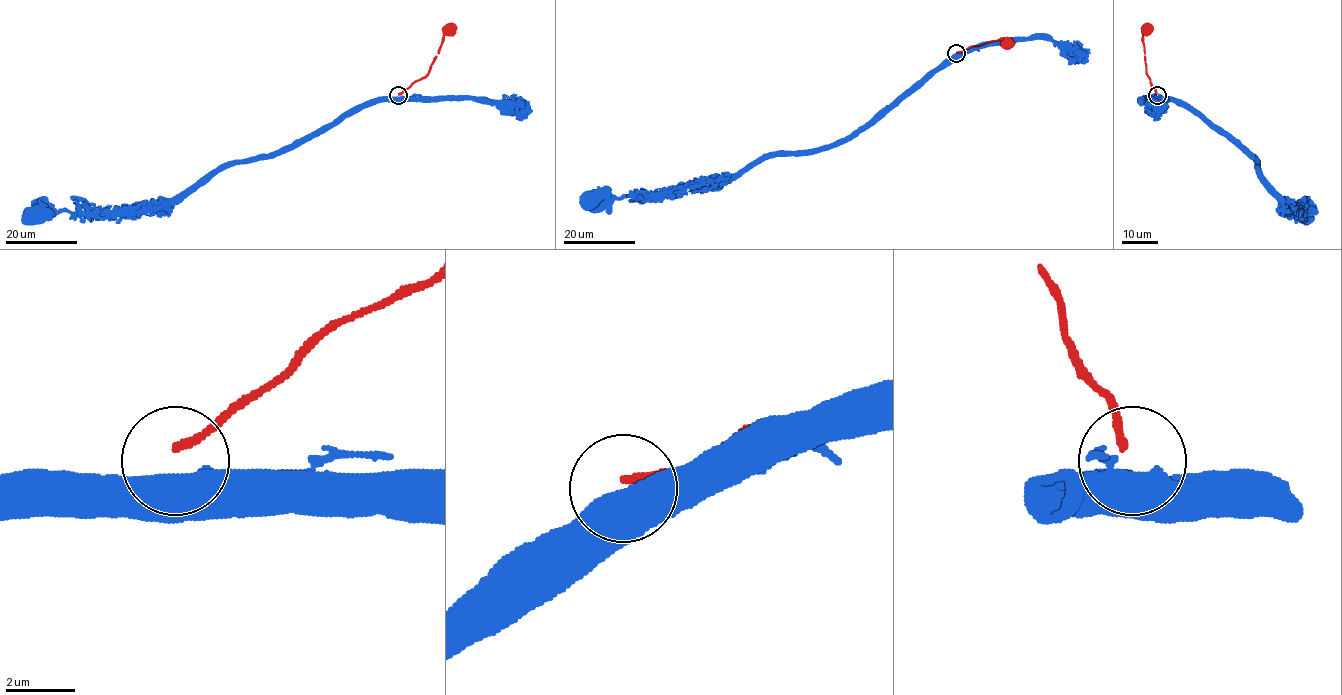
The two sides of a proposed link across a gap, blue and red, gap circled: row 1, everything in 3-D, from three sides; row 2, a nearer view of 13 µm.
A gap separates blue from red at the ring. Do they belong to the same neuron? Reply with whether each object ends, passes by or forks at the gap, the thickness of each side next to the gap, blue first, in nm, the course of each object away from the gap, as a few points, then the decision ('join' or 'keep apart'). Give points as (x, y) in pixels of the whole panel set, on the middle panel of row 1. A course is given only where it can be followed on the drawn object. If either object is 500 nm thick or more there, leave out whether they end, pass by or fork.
1000/240 nm | blue via (956, 53), (849, 136), (829, 145), (780, 151), (730, 179), (678, 184), (658, 194), (588, 200) | red via (957, 53), (1001, 38), (1008, 44) | keep apart

